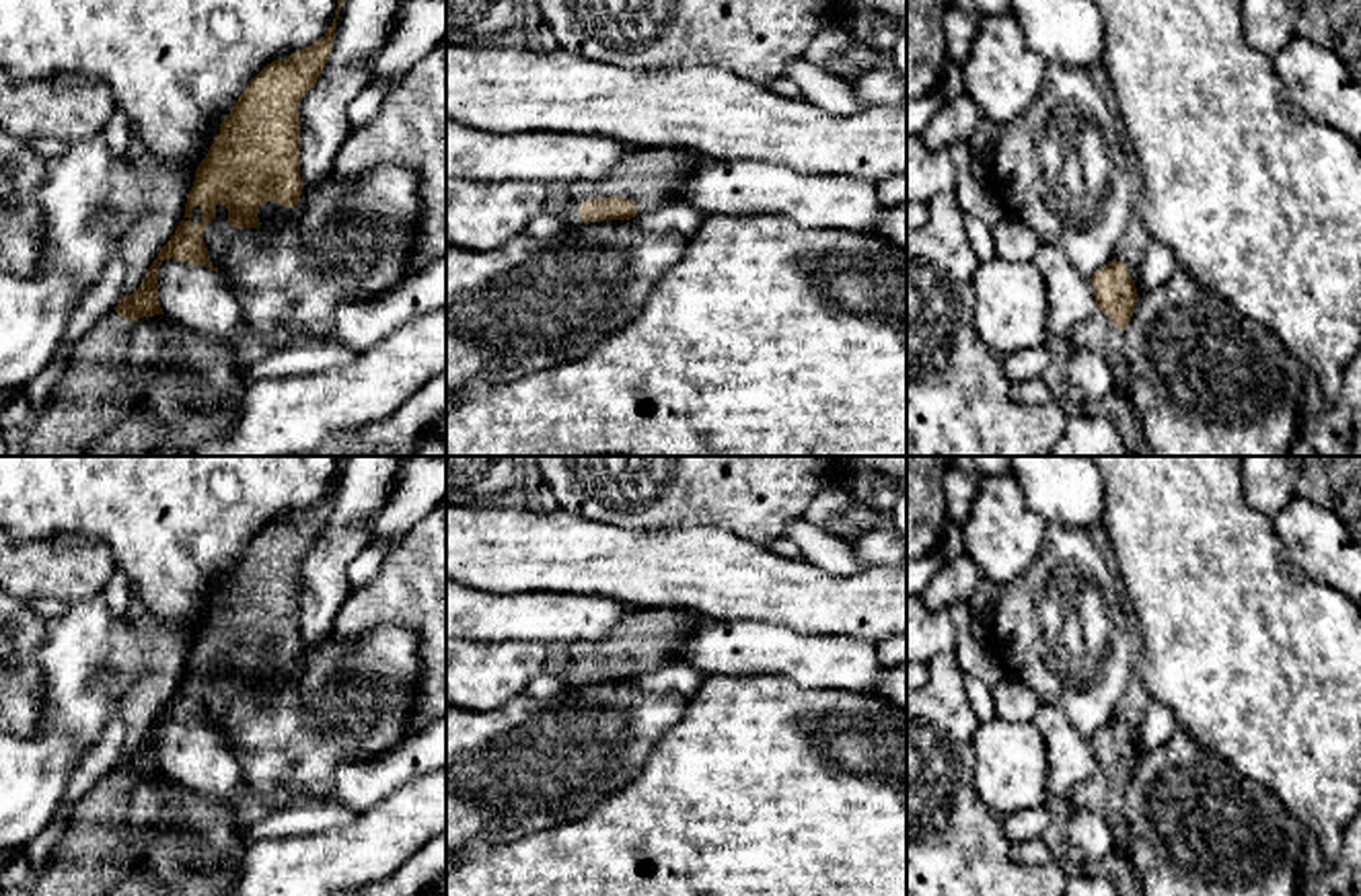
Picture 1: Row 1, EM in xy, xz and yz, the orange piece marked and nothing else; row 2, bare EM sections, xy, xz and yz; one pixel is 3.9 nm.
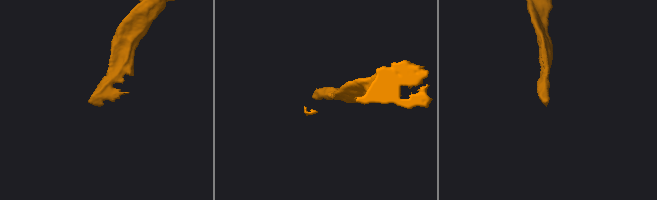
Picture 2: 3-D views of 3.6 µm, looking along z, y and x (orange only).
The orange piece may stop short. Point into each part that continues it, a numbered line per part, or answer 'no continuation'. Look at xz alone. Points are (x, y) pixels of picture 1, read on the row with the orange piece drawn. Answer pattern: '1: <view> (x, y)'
1: xz (648, 177)

